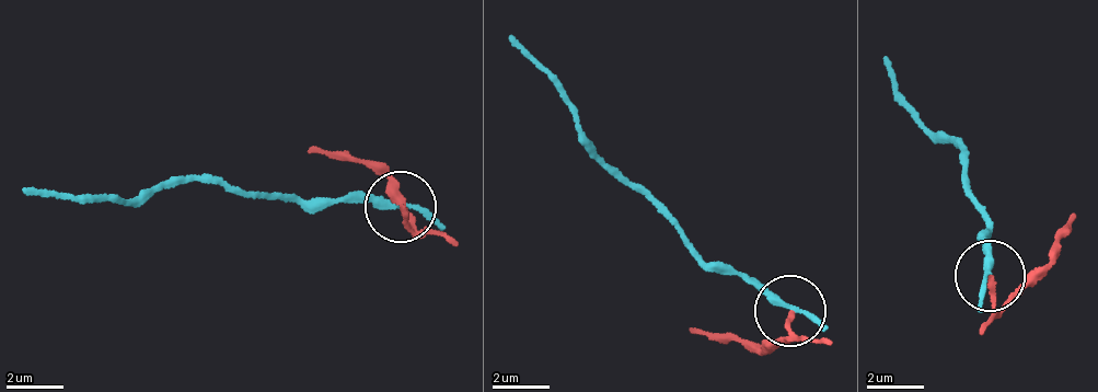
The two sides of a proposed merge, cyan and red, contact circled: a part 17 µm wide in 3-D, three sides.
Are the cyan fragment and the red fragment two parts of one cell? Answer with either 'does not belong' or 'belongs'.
does not belong

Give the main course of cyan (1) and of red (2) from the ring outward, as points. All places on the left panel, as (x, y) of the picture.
1: (397, 205), (301, 197), (224, 182), (186, 183), (115, 204), (23, 189)
2: (397, 205), (409, 233), (381, 174), (307, 150)

